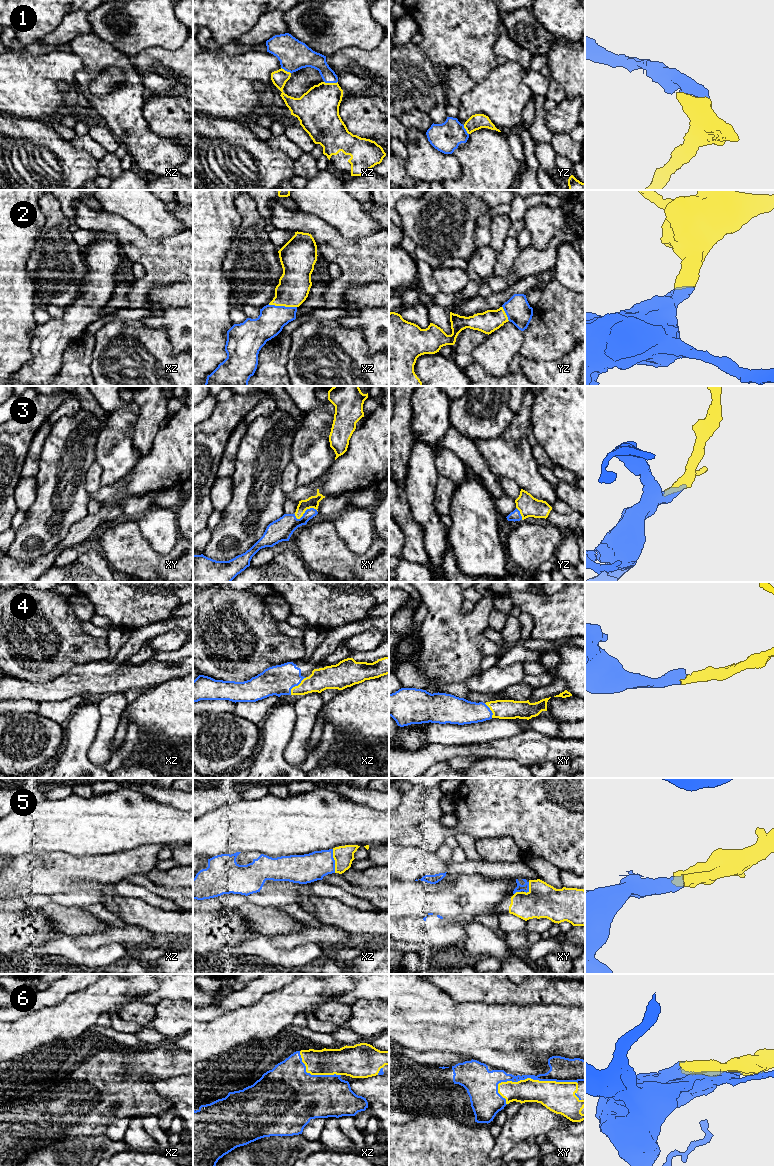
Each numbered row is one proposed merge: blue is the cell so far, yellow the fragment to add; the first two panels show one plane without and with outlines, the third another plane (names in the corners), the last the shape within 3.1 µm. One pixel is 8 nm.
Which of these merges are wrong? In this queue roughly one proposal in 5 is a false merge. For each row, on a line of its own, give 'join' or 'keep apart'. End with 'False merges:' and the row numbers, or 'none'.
1: join
2: join
3: join
4: join
5: join
6: join
False merges: none

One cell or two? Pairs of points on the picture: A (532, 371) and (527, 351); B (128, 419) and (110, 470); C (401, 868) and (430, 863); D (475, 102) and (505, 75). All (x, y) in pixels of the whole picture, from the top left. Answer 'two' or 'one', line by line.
A: two
B: one
C: one
D: one

